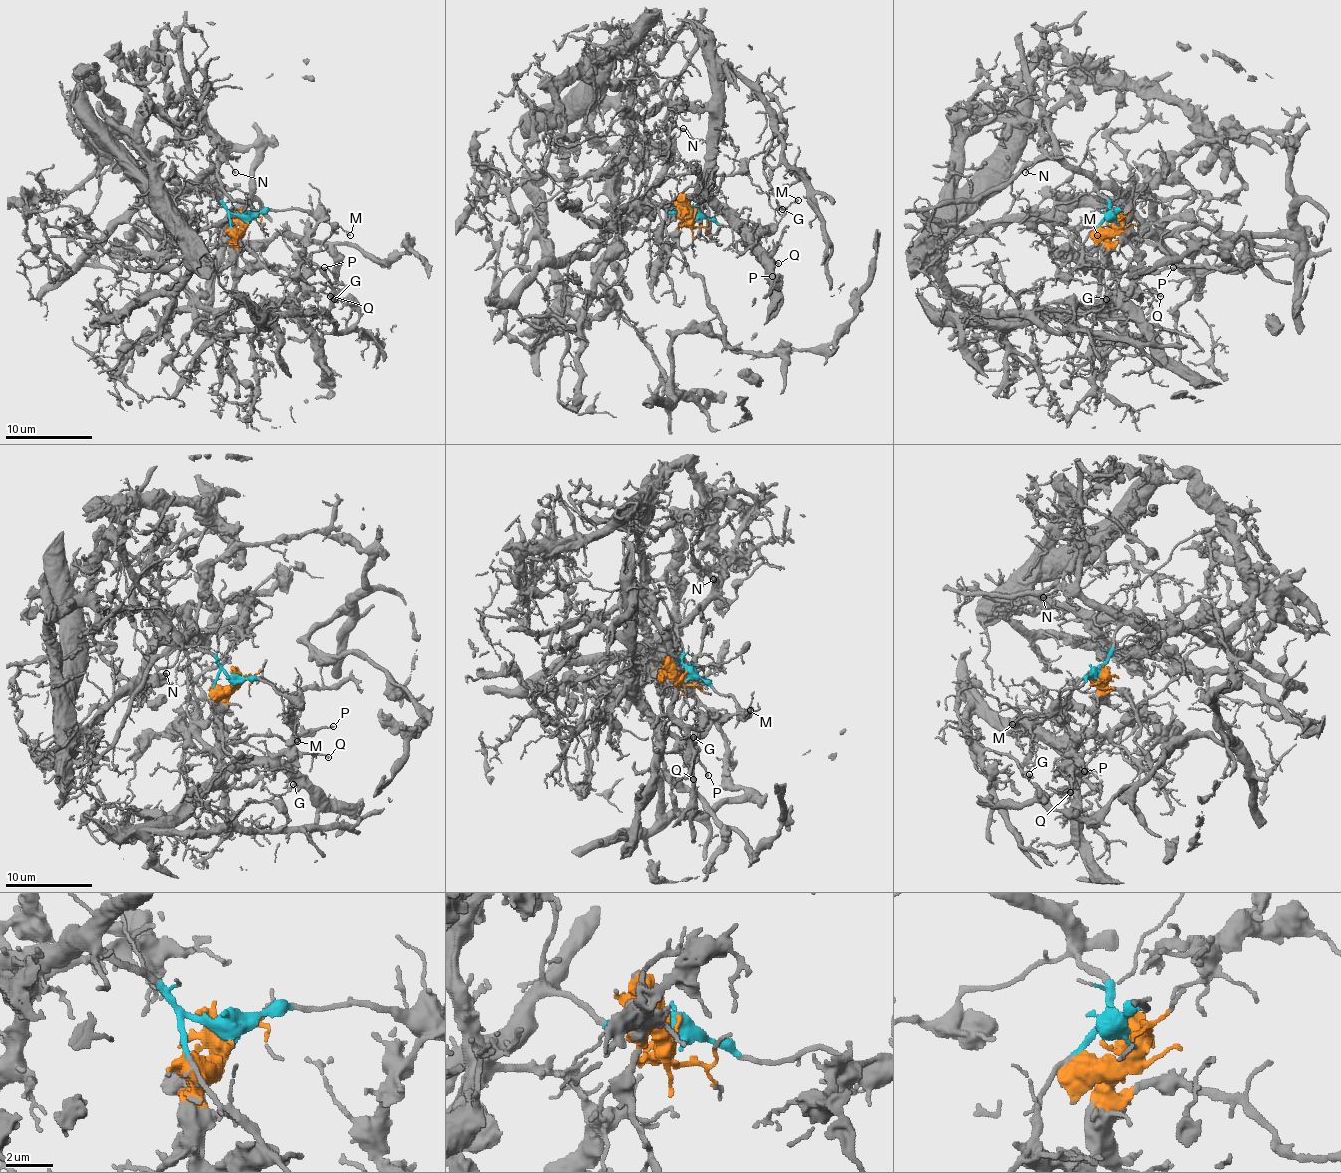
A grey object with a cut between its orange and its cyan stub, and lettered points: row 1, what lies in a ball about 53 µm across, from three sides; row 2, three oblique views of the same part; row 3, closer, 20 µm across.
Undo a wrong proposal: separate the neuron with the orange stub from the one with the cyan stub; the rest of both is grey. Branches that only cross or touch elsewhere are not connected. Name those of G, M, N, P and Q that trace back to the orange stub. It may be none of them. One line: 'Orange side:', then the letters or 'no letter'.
Orange side: G, P, Q

